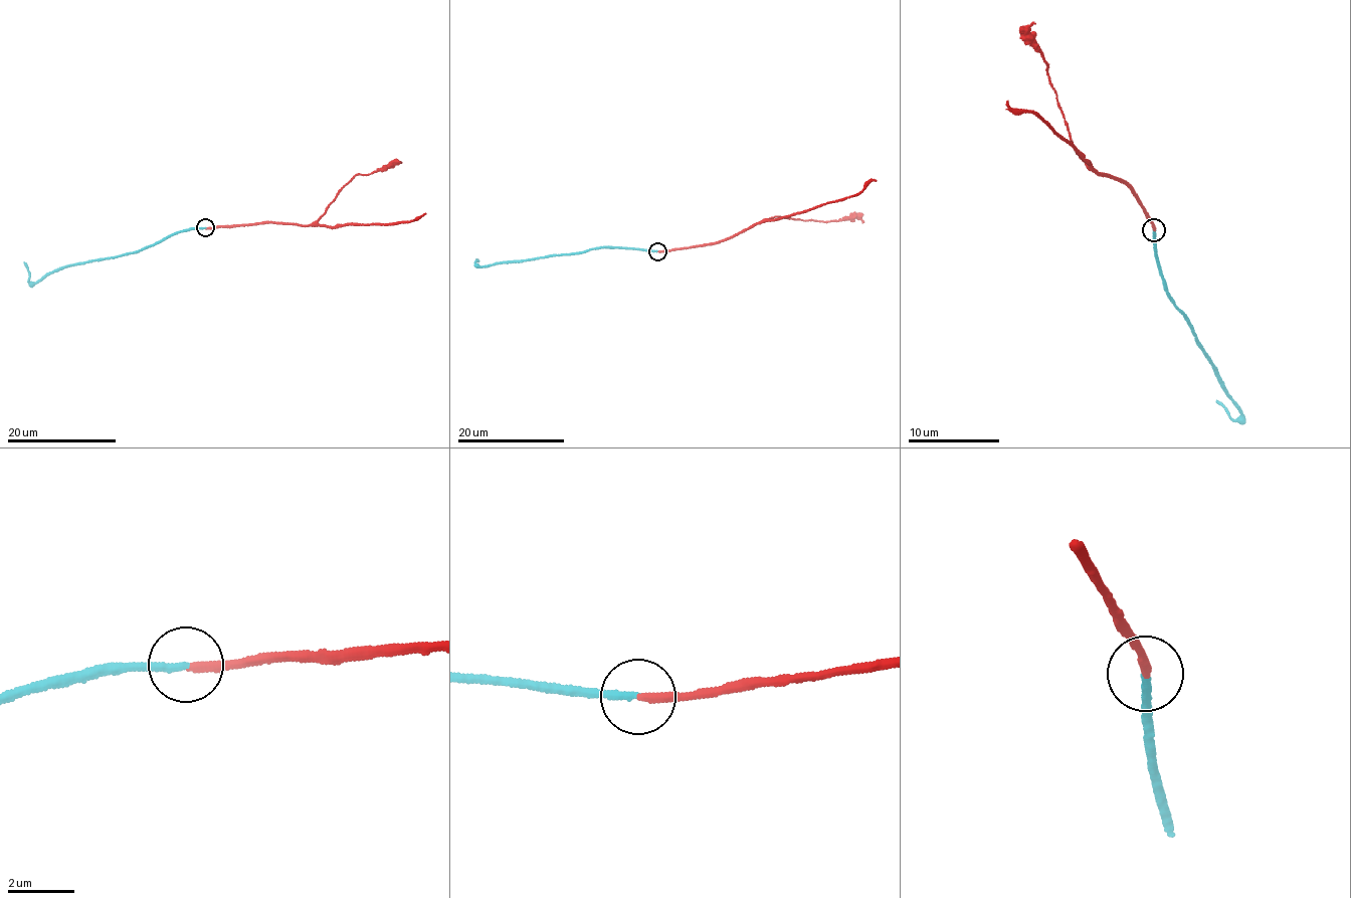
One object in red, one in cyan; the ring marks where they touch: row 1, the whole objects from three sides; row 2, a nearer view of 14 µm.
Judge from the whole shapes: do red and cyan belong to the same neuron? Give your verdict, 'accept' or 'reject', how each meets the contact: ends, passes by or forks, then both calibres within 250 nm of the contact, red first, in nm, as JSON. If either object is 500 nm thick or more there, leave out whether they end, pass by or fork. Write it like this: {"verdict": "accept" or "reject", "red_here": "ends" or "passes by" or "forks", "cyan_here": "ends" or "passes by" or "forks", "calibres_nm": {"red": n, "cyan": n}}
{"verdict": "accept", "red_here": "ends", "cyan_here": "ends", "calibres_nm": {"red": 240, "cyan": 220}}

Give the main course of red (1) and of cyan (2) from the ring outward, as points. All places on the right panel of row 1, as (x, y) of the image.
1: (1154, 230), (1130, 184), (1093, 170), (1072, 142), (1055, 134), (1036, 112), (1012, 109), (1006, 101)
2: (1154, 230), (1165, 288), (1240, 414), (1233, 419), (1216, 401)

